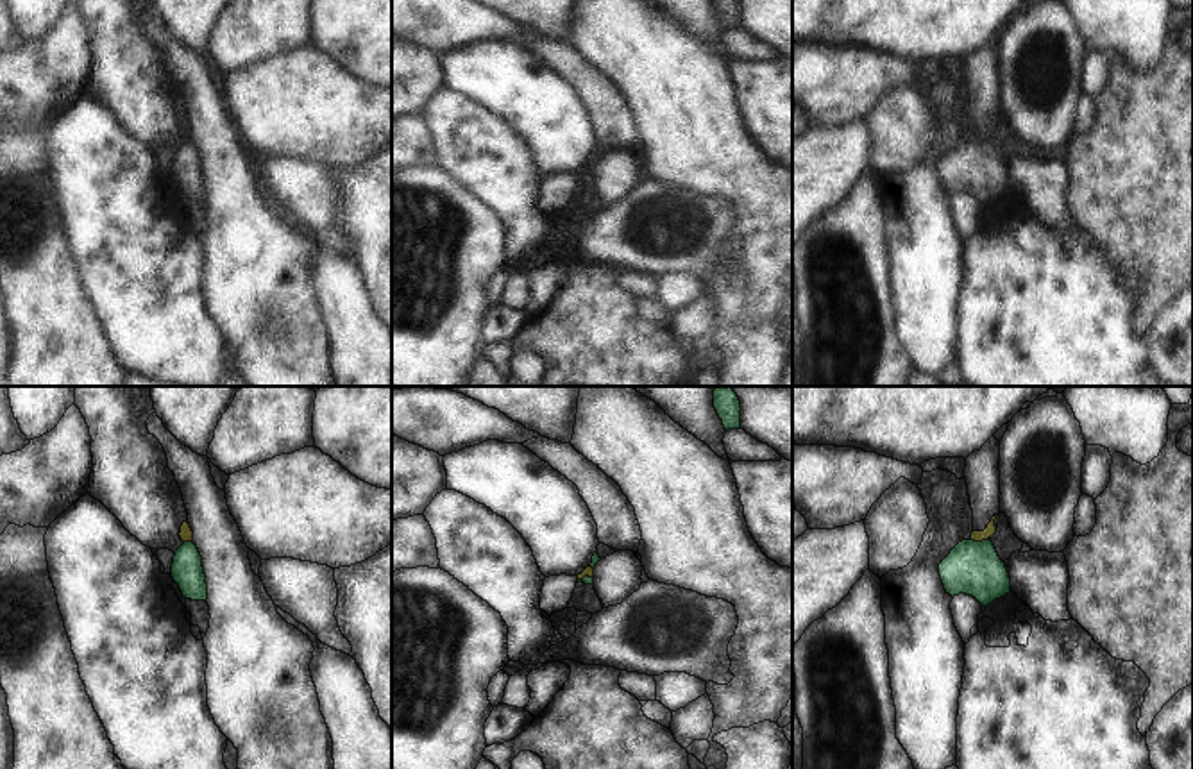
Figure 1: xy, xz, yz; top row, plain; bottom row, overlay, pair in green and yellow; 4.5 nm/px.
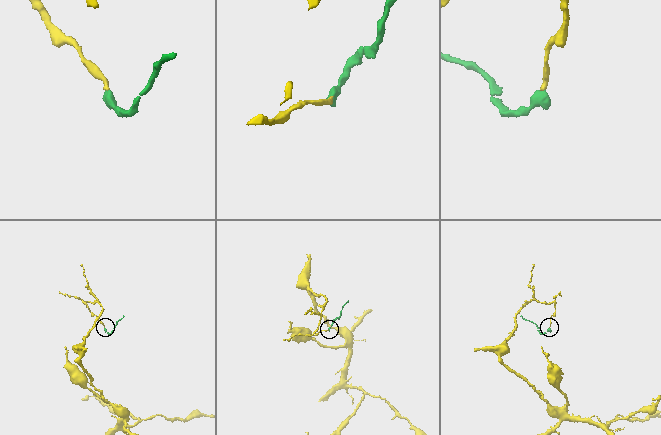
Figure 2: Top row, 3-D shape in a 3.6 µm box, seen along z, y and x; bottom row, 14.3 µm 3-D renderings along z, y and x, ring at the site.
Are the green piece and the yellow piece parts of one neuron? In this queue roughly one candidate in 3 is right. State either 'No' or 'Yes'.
Yes

